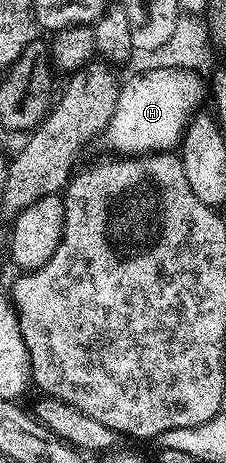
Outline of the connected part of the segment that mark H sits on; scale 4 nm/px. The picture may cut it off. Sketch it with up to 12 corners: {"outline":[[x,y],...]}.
{"outline":[[189,69],[137,73],[106,123],[120,155],[179,146],[204,97]]}

